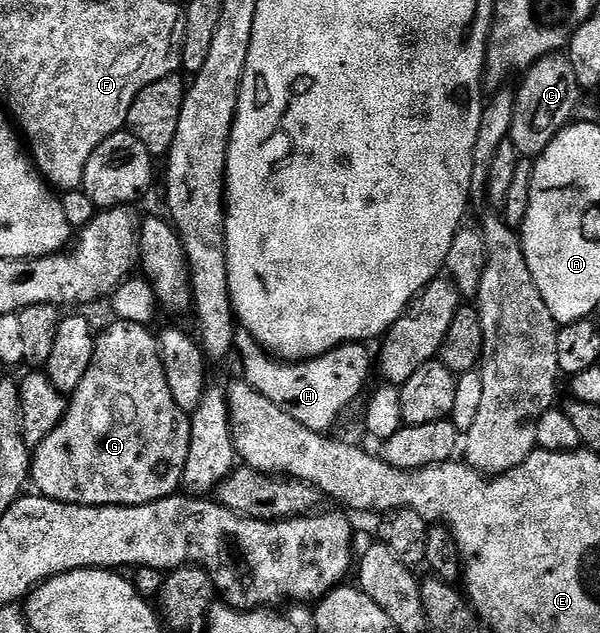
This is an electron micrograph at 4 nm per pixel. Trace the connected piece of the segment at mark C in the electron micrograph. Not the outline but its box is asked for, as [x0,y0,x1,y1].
[509,54,583,158]

